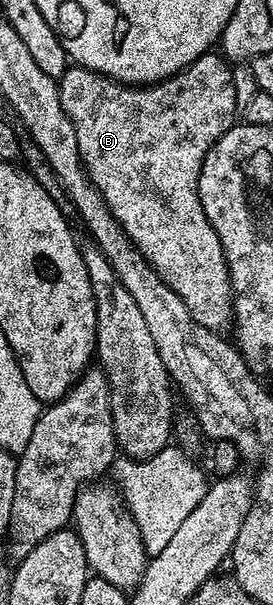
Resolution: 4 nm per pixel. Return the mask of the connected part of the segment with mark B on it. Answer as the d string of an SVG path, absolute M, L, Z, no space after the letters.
M210 52L199 56L199 60L192 62L187 69L180 70L179 73L172 74L169 78L164 78L162 82L152 84L116 82L114 78L109 78L106 74L97 74L94 70L76 64L70 65L65 72L65 75L60 75L57 84L59 100L63 104L63 112L67 112L71 124L75 128L75 140L79 148L79 156L89 179L96 184L107 208L113 213L115 220L123 228L123 232L127 232L129 239L139 248L143 257L152 264L158 276L181 297L183 304L187 304L193 319L206 326L208 330L224 331L224 326L228 327L233 321L233 281L229 279L229 269L223 252L223 244L219 240L215 228L211 228L211 220L207 220L207 216L203 212L203 204L199 200L197 185L199 184L199 172L203 168L203 160L207 156L207 152L233 127L239 118L235 80L230 63L220 53Z

